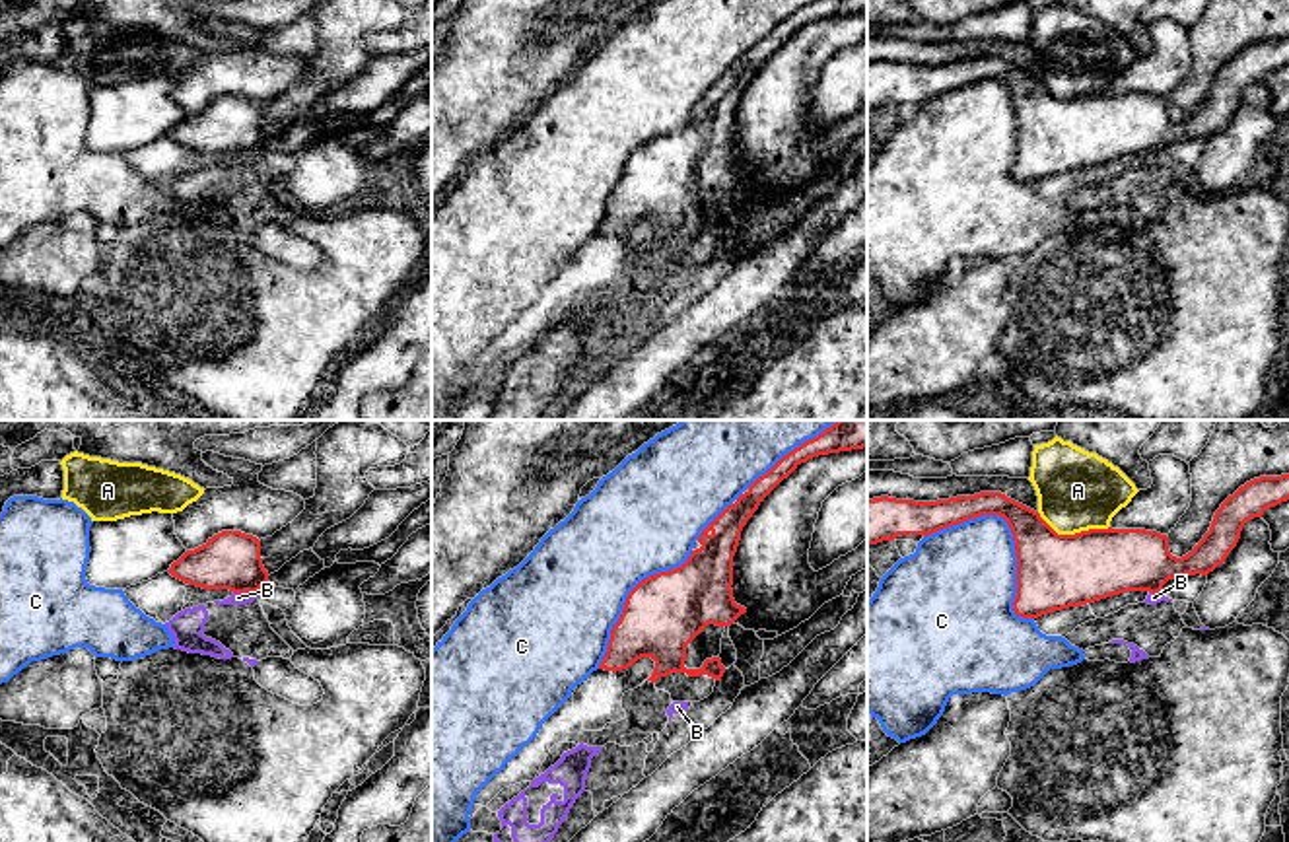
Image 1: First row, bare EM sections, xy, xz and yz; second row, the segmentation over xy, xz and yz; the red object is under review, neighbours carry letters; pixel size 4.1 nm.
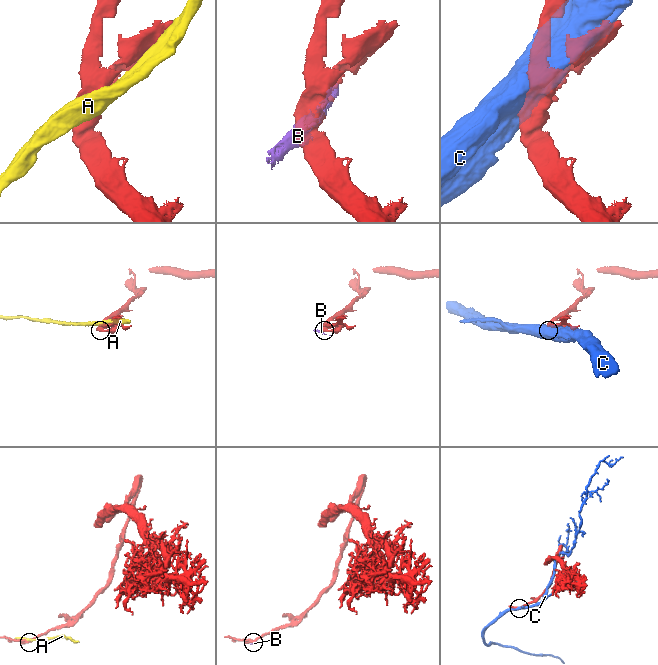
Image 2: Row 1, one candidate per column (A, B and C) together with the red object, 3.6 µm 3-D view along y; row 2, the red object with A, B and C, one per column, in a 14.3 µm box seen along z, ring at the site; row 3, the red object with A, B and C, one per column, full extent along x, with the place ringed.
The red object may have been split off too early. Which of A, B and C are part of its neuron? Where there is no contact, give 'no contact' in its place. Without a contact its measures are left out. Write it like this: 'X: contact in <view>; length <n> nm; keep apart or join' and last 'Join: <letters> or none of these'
A: contact in yz; length 320 nm; keep apart
B: contact in xy; length 80 nm; keep apart
C: contact in yz; length 550 nm; keep apart
Join: none of these

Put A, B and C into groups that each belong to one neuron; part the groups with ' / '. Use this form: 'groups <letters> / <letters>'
groups A / B / C

